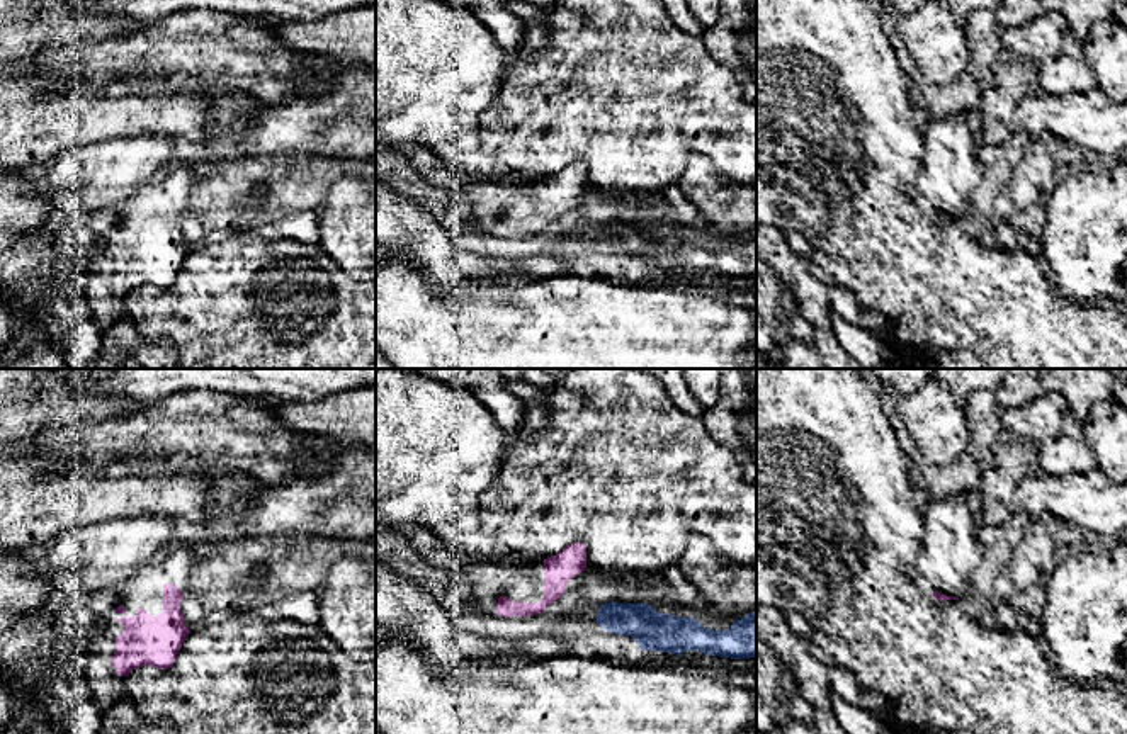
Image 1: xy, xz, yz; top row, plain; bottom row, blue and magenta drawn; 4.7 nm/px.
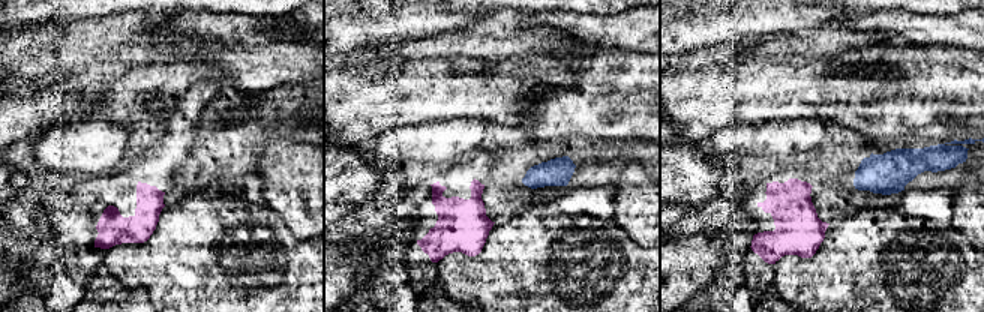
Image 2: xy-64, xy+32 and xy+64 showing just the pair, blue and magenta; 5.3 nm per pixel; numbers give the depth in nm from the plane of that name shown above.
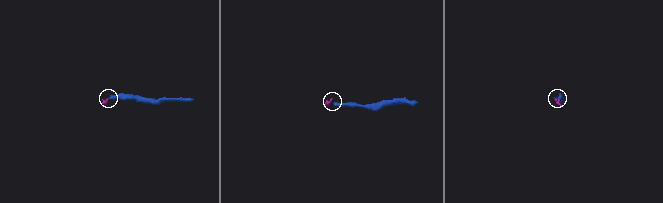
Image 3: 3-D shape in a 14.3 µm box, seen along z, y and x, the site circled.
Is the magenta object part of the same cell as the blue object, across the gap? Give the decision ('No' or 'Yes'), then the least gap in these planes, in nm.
No. Distance 180 nm

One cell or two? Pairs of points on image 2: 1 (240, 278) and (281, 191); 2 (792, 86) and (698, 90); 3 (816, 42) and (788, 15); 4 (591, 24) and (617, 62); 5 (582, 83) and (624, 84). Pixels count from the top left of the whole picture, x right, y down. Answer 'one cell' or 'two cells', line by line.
1: two cells
2: one cell
3: two cells
4: two cells
5: one cell

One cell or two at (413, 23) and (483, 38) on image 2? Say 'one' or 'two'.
two

